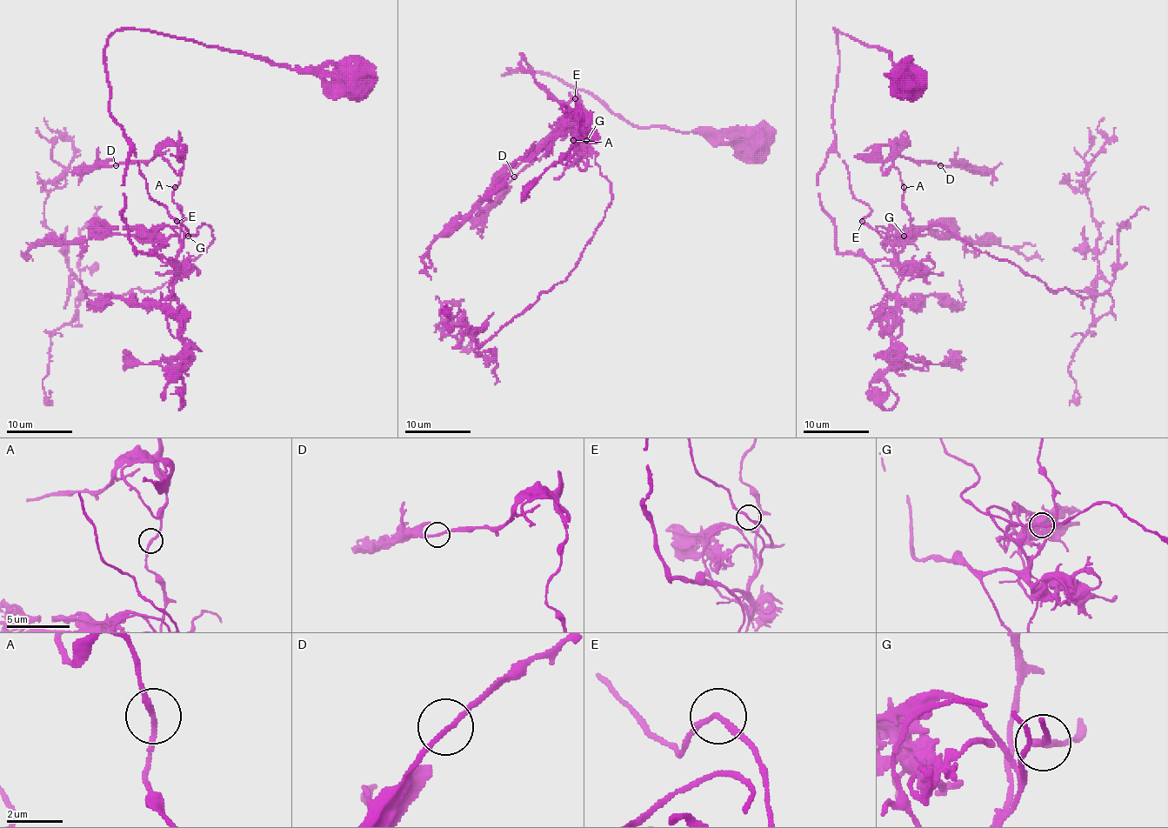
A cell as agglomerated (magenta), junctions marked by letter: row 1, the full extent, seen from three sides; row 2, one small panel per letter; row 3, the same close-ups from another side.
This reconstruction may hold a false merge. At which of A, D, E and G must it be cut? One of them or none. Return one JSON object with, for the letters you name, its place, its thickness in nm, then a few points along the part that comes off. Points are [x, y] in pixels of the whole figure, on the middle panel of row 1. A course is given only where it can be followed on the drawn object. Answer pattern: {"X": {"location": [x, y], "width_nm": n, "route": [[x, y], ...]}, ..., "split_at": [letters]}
{"split_at": []}

